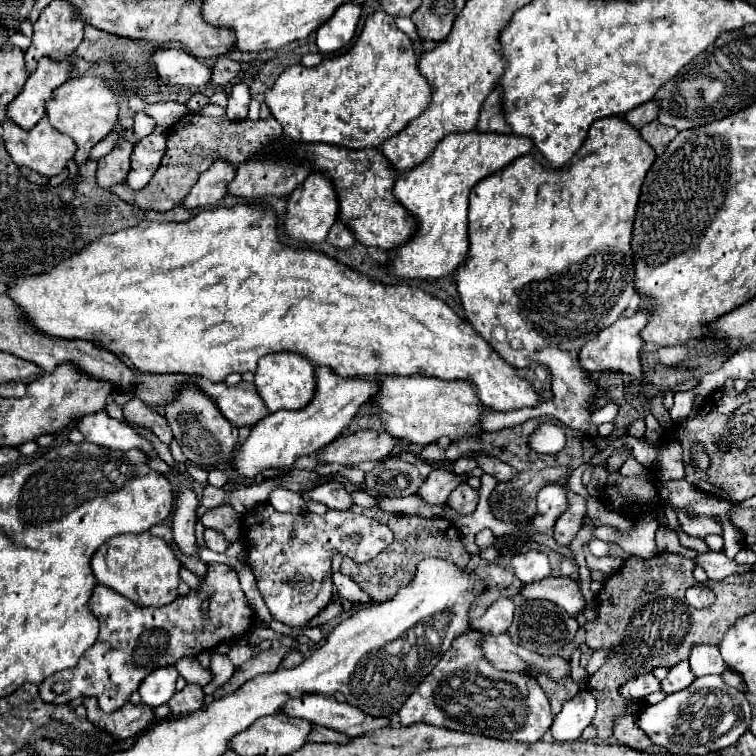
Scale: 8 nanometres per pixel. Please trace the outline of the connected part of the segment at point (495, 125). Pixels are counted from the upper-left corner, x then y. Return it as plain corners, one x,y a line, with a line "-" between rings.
496,86
496,90
484,100
476,130
480,130
480,132
500,132
500,134
510,134
512,132
510,124
504,120
502,88
500,86

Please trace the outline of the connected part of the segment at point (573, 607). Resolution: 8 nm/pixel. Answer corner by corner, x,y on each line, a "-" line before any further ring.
548,576
546,580
538,580
534,584
522,584
520,596
550,600
570,612
570,616
576,616
584,608
584,598
578,588
578,582
562,576

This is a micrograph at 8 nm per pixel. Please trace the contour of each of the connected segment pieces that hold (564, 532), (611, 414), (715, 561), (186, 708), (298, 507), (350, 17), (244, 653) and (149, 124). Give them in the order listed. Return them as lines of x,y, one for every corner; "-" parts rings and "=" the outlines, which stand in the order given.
568,490
568,510
556,520
554,540
558,544
570,544
576,538
576,534
580,532
586,516
588,516
586,514
586,500
=
606,402
602,408
598,408
596,412
594,412
594,424
604,424
604,422
612,422
616,416
618,416
618,410
620,410
620,406
616,404
616,402
=
704,552
704,554
698,554
694,558
694,564
704,568
710,580
722,580
726,576
742,574
742,572
750,570
750,566
746,566
746,564
742,566
742,564
736,564
734,560
726,558
724,552
=
186,684
186,688
176,692
168,702
172,714
200,710
202,704
204,704
204,692
202,692
202,688
198,684
=
276,488
276,490
272,490
270,496
268,496
268,502
270,502
278,512
294,512
294,514
306,512
306,502
304,502
304,498
302,498
298,492
292,492
292,490
286,490
286,488
=
352,2
342,4
334,12
334,16
316,30
316,44
320,52
330,54
344,48
352,40
358,20
360,20
360,6
=
270,640
260,642
258,646
232,646
228,652
228,658
232,660
232,664
238,668
242,666
246,660
252,660
258,652
264,652
266,648
270,648
=
138,112
138,114
136,114
136,120
134,120
134,134
136,134
138,138
148,136
148,134
154,130
154,126
156,126
156,122
154,122
152,116
148,116
146,112

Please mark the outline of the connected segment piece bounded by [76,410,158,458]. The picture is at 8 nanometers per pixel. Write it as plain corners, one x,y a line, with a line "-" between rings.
106,410
78,418
76,428
84,434
88,442
94,442
112,450
140,448
152,458
158,458
158,452
152,448
152,444
144,436
136,434
136,430
128,422
110,418

